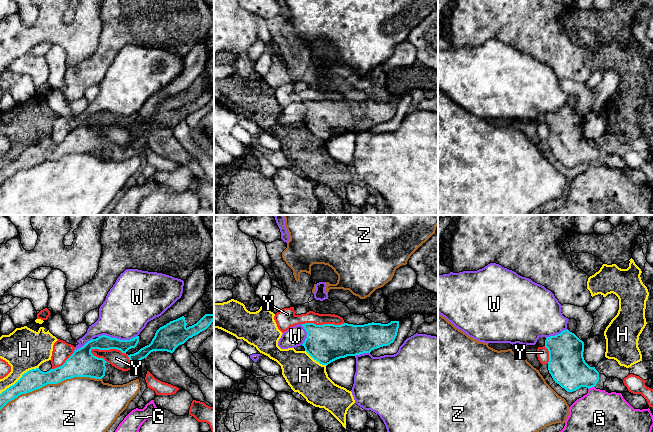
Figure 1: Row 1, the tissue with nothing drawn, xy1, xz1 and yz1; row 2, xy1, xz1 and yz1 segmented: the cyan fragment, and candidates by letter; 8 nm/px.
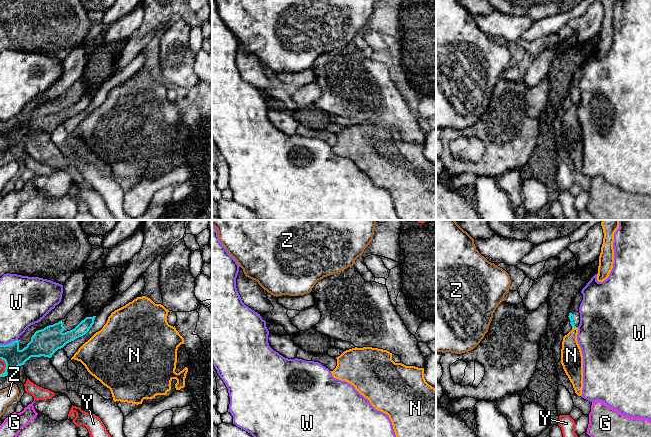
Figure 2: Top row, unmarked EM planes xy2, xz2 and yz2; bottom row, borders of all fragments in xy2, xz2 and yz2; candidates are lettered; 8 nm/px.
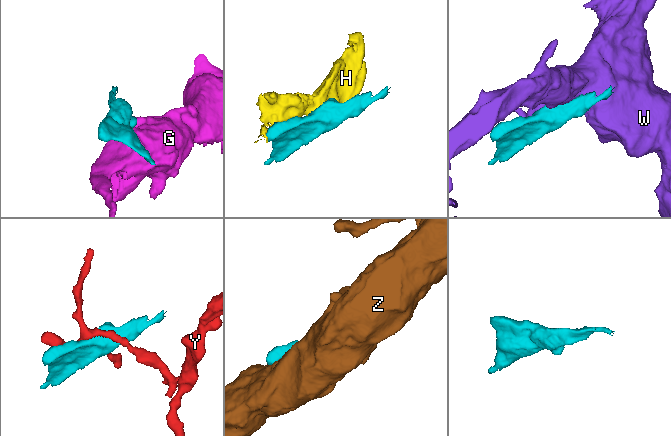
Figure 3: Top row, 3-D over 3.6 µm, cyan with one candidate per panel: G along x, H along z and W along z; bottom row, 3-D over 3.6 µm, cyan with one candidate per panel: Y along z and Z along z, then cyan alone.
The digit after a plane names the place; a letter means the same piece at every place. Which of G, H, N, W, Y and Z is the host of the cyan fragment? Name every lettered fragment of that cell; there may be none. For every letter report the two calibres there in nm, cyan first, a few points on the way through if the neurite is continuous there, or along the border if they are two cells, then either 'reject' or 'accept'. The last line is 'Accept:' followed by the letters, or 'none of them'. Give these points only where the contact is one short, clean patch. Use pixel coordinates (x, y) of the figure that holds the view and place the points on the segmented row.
G: 300/340 nm | along yz1 (594, 386), (588, 389) | reject
H: 170/340 nm | reject
N: 50/180 nm | along yz2 (572, 327), (577, 328) | reject
W: 120/380 nm | reject
Y: 190/140 nm | reject
Z: 180/420 nm | reject
Accept: none of them

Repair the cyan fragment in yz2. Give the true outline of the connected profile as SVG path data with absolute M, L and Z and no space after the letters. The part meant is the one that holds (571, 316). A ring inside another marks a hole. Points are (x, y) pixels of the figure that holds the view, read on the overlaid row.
M580 292L574 297L572 305L570 307L570 313L568 317L571 321L570 324L572 328L578 328L580 324L579 307L580 307L582 300L583 300L583 294Z

